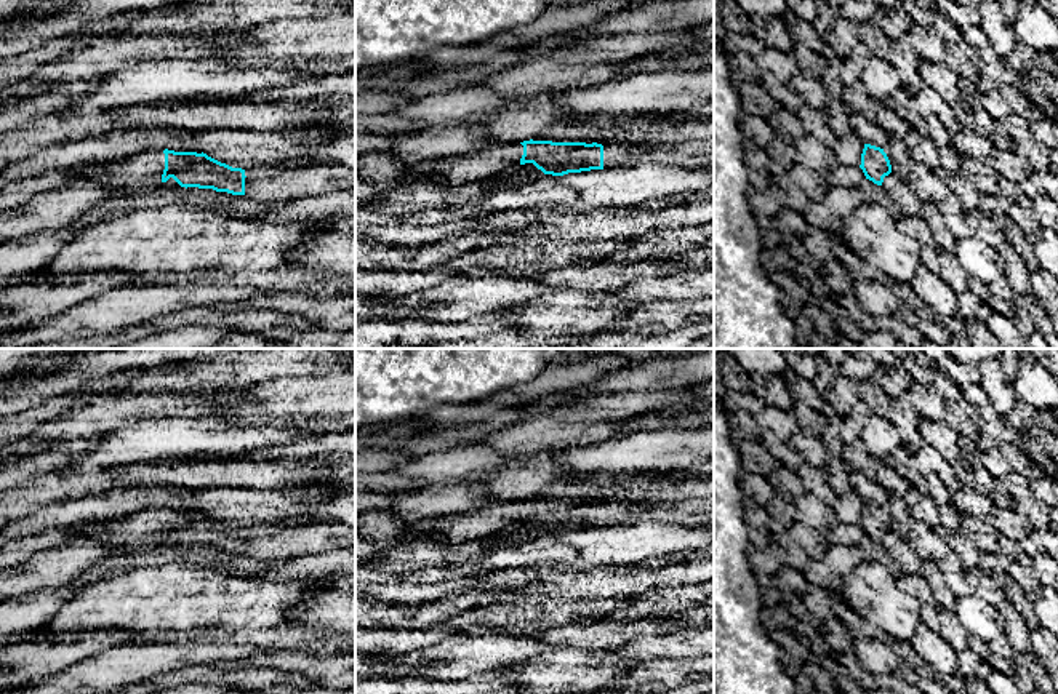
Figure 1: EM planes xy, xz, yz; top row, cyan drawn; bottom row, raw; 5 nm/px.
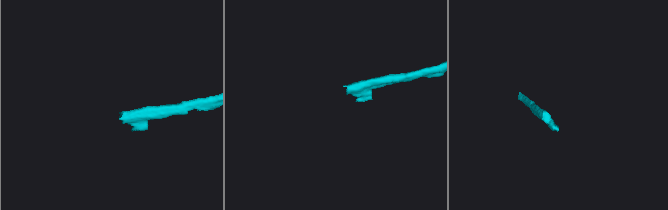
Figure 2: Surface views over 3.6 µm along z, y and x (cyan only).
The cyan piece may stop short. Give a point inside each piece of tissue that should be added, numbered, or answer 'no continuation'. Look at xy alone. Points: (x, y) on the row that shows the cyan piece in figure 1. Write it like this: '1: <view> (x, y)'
1: xy (143, 170)

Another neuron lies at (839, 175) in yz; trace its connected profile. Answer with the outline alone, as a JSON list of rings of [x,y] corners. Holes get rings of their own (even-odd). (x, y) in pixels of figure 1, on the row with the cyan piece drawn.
[[[836,162],[824,174],[829,187],[856,189],[866,179],[860,166],[845,166]]]

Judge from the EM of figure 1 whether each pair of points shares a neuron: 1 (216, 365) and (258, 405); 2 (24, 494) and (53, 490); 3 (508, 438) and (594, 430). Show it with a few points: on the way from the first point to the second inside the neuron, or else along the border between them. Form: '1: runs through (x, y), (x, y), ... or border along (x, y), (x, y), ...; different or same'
1: border along (280, 376), (255, 382), (245, 390); different
2: runs through (31, 494), (47, 490); same
3: runs through (528, 438), (535, 435), (573, 434); same

